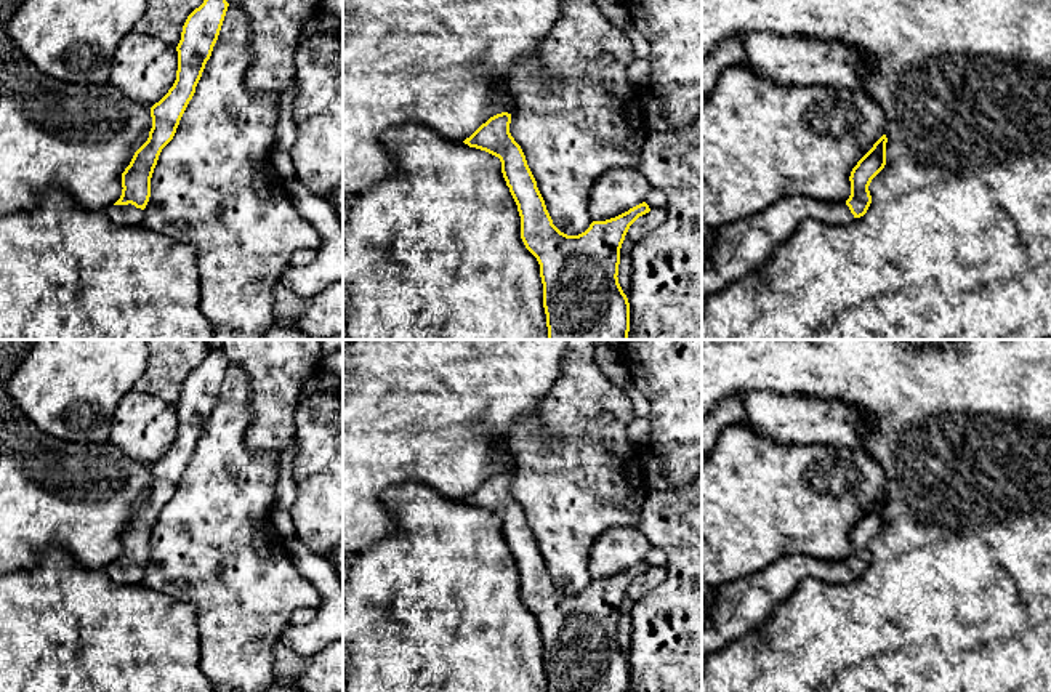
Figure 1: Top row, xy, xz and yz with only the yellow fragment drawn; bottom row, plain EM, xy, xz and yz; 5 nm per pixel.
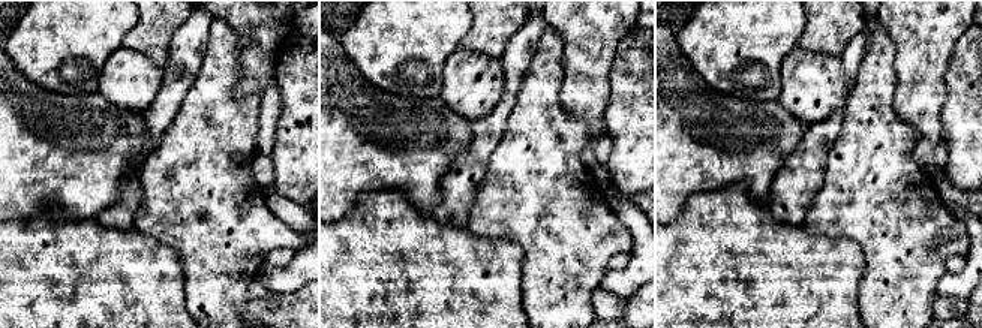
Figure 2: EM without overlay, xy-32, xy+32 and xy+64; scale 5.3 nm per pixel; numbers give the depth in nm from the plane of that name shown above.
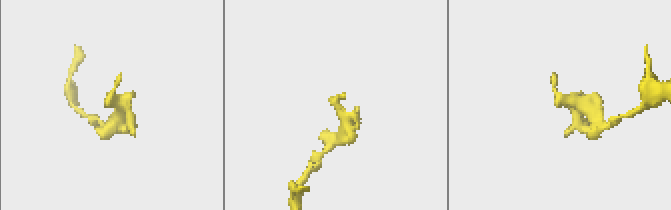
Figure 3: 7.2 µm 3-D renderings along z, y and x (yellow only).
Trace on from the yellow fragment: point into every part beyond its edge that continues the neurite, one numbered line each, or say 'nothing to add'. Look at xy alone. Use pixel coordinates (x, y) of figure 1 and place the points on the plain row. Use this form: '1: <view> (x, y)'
1: xy (128, 574)

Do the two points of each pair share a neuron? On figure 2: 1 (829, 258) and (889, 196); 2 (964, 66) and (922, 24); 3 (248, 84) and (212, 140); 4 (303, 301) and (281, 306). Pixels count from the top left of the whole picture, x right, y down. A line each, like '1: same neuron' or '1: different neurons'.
1: different neurons
2: different neurons
3: different neurons
4: same neuron

